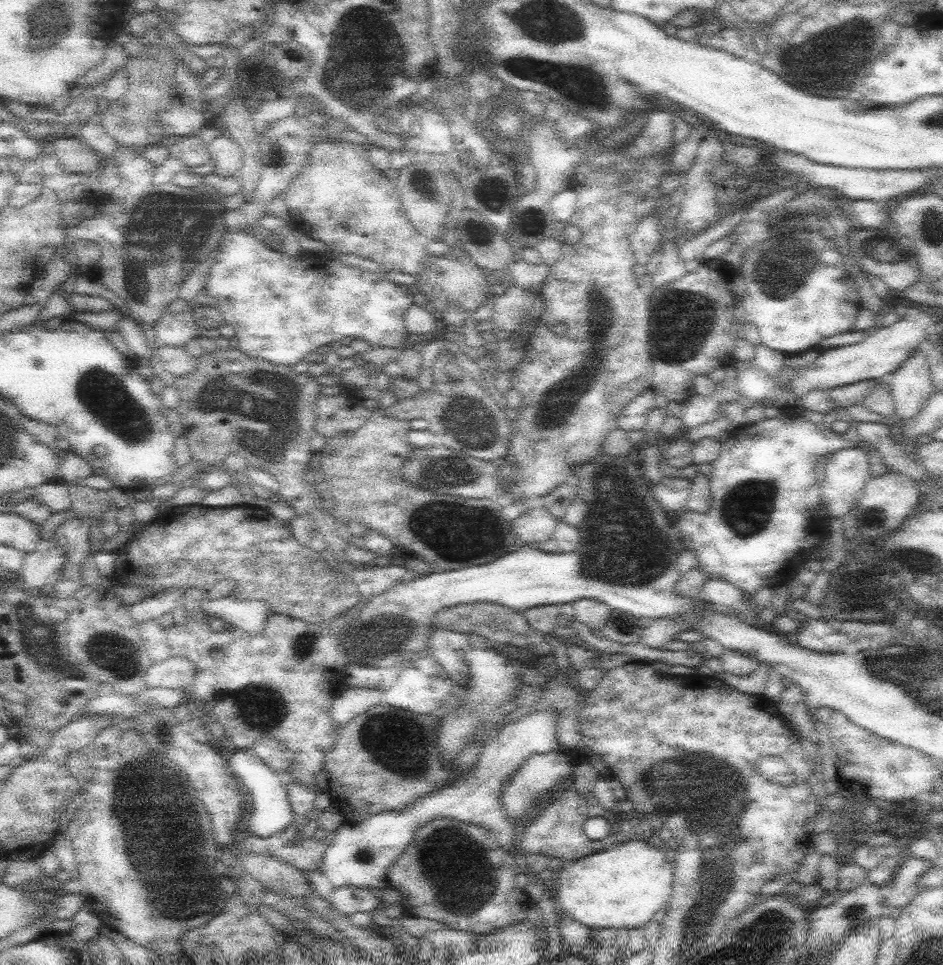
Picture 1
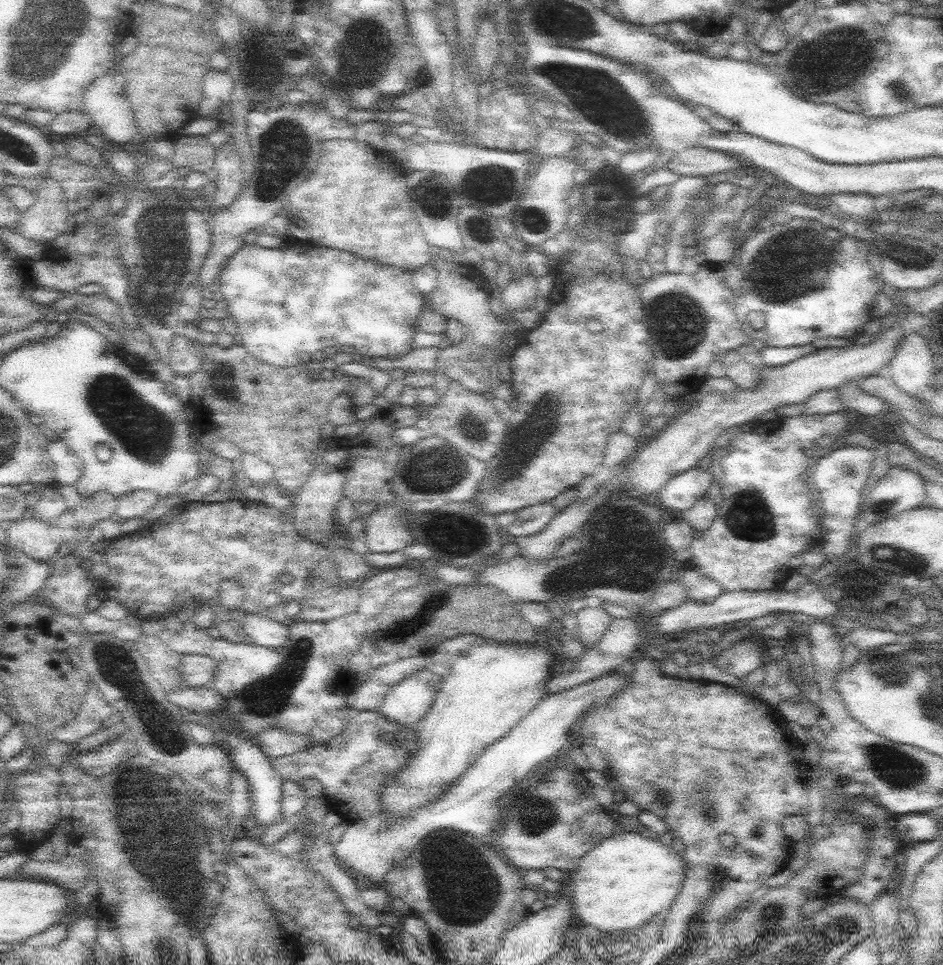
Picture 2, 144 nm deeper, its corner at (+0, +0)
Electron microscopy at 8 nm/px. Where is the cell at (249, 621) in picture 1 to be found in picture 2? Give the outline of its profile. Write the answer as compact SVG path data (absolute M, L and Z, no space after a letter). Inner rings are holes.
M247 612L241 616L241 628L251 638L253 644L265 648L281 648L289 638L287 624L275 622L259 612Z

